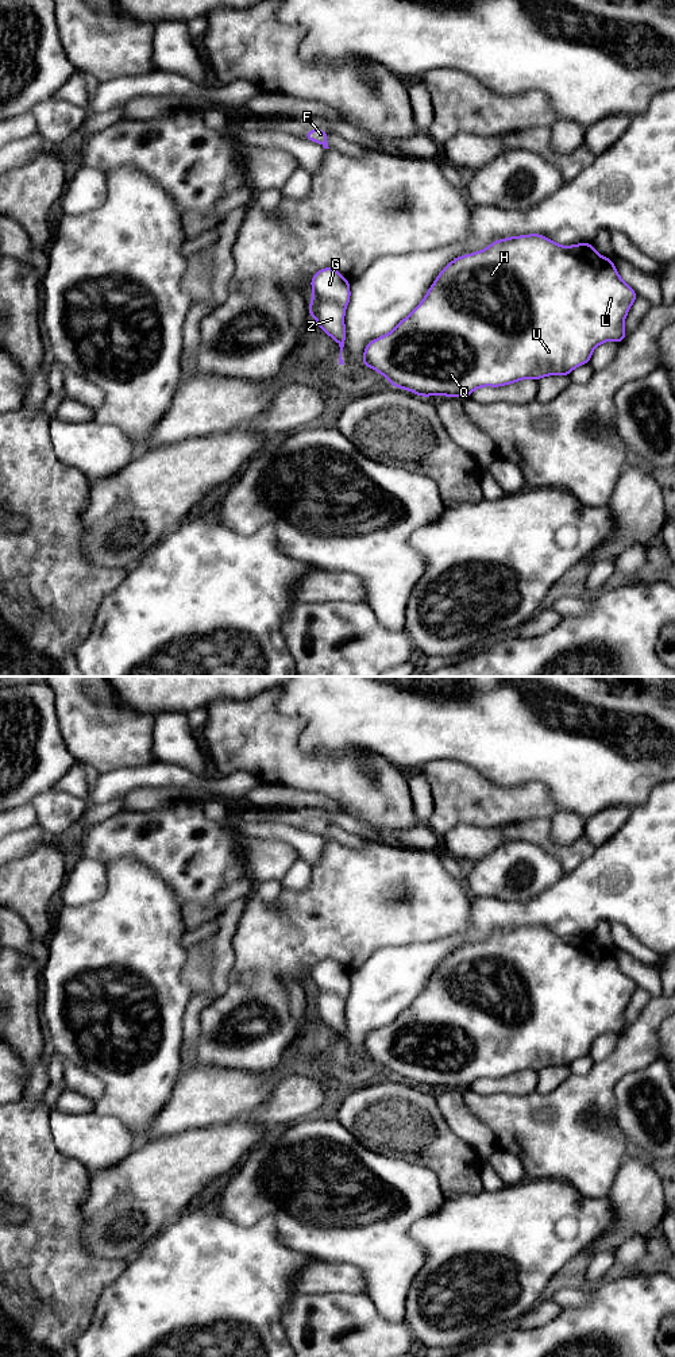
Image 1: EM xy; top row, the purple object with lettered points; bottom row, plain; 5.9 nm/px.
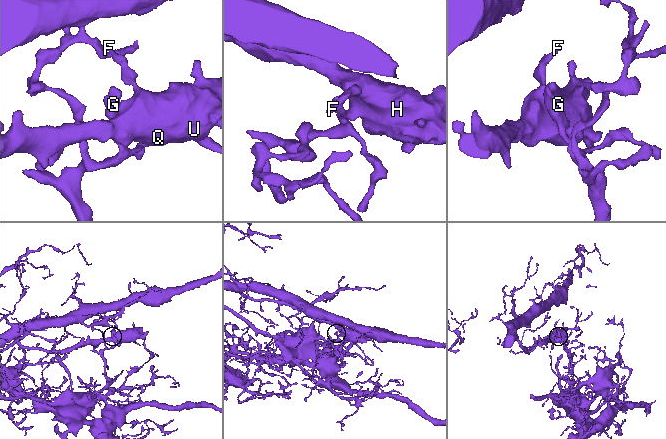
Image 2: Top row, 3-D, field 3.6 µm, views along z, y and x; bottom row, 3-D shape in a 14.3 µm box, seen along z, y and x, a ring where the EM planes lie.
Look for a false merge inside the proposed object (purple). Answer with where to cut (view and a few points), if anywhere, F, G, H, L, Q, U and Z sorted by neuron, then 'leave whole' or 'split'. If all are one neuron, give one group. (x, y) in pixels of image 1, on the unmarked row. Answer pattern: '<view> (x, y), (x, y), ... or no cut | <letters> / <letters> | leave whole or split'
xy (313, 986), (334, 991), (344, 1002) | F G H L Q U / Z | split

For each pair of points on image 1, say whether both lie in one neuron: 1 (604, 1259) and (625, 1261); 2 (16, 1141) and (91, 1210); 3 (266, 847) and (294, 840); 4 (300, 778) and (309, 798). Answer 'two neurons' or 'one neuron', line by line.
1: two neurons
2: two neurons
3: two neurons
4: two neurons

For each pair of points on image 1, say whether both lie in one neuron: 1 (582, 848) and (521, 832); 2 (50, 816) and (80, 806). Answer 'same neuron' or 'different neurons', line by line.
1: same neuron
2: same neuron

